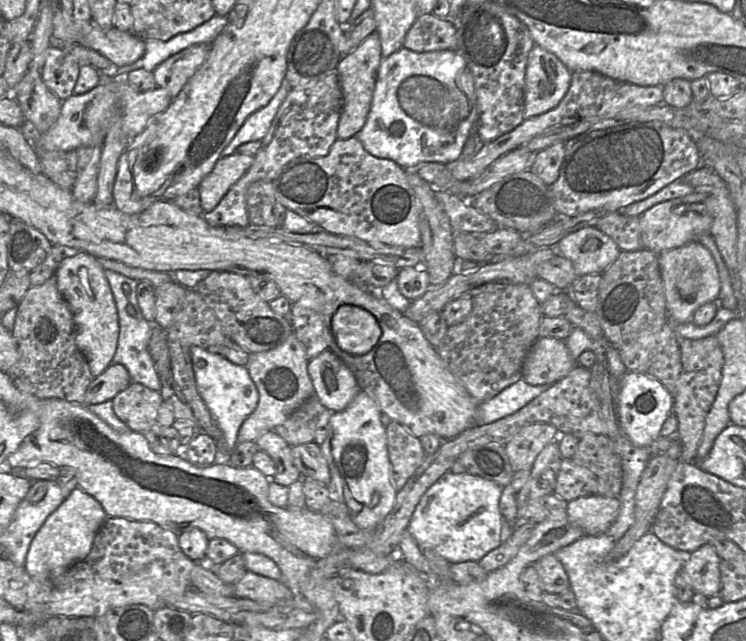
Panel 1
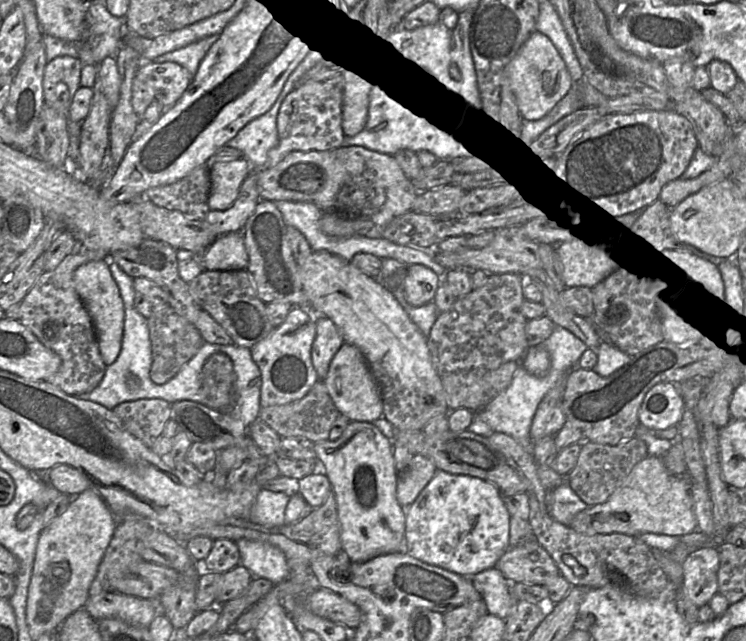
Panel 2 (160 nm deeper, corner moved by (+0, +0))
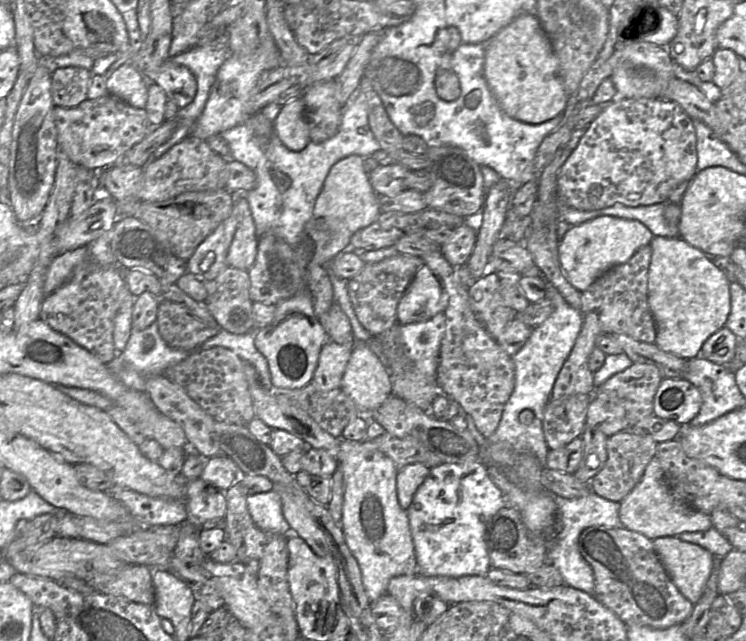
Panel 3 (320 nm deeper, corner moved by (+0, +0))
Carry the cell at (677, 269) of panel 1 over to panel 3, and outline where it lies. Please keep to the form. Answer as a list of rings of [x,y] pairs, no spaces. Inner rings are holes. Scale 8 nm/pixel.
[[[653,237],[648,271],[648,305],[656,325],[655,345],[664,352],[684,359],[700,355],[703,343],[725,326],[730,313],[730,281],[725,272],[716,267],[700,250],[679,237]]]

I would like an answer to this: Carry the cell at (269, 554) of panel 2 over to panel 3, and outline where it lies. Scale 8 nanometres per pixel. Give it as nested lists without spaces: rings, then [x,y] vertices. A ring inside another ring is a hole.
[[[275,491],[249,495],[246,499],[248,512],[258,528],[284,536],[291,535],[291,528],[286,521],[281,498]]]

